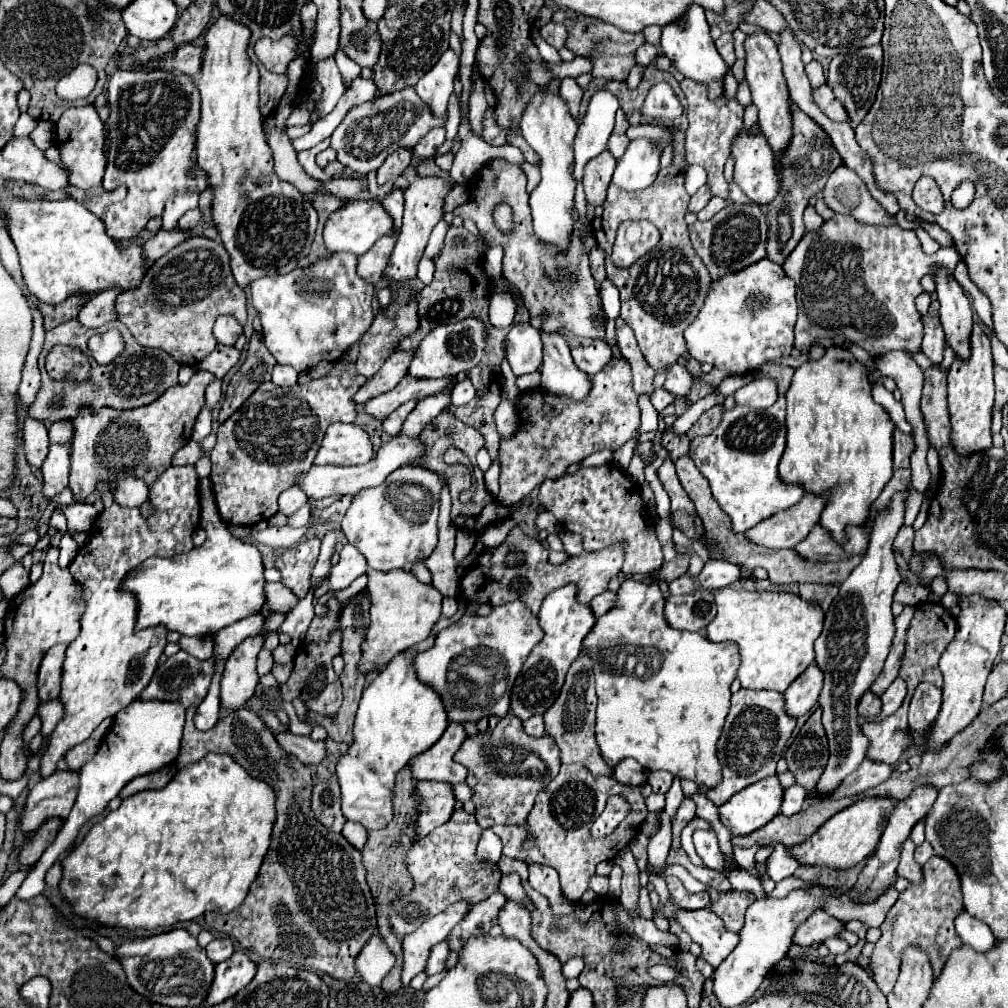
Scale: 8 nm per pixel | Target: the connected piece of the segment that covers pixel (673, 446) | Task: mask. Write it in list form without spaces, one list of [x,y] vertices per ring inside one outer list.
[[[668,426],[668,428],[664,430],[664,434],[662,434],[660,440],[664,440],[664,448],[668,450],[668,454],[670,454],[672,460],[678,460],[680,456],[688,454],[690,438],[688,438],[686,434],[680,434],[680,436],[678,436],[672,426]]]

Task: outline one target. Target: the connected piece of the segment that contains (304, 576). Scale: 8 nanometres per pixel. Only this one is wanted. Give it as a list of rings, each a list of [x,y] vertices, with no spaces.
[[[310,538],[306,542],[300,542],[292,548],[288,548],[284,554],[276,556],[274,566],[282,574],[282,584],[292,590],[298,600],[302,600],[310,590],[310,574],[318,560],[320,540]]]

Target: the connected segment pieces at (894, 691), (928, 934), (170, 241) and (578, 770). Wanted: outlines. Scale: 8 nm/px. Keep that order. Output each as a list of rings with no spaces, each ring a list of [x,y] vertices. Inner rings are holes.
[[[896,678],[890,684],[890,688],[880,696],[882,710],[880,710],[880,714],[872,722],[880,722],[880,720],[888,718],[890,714],[894,714],[898,710],[898,706],[904,702],[904,696],[906,696],[906,682],[902,678]]]
[[[932,856],[922,866],[922,882],[910,884],[896,900],[892,910],[888,912],[882,928],[882,938],[874,944],[872,956],[870,956],[870,972],[874,982],[884,994],[890,994],[898,972],[900,972],[900,952],[906,946],[920,946],[928,950],[930,962],[934,968],[934,976],[940,974],[944,962],[948,960],[948,954],[954,948],[960,948],[960,936],[954,930],[954,918],[962,912],[962,894],[960,894],[960,878],[956,876],[956,870],[952,870],[952,864],[944,858]]]
[[[160,230],[156,236],[152,236],[152,238],[146,240],[146,246],[144,246],[144,256],[146,258],[144,260],[148,260],[148,262],[158,260],[162,254],[166,254],[168,250],[172,250],[184,238],[186,238],[186,234],[180,232],[180,230],[174,230],[174,232]]]
[[[562,764],[560,774],[536,796],[536,804],[522,826],[495,826],[492,830],[502,840],[503,855],[527,864],[546,864],[554,868],[560,874],[564,896],[572,902],[578,902],[588,888],[588,880],[594,874],[596,866],[602,860],[614,858],[624,848],[624,844],[628,844],[632,836],[638,834],[640,822],[646,818],[646,814],[648,812],[644,806],[644,798],[640,794],[640,786],[624,786],[610,776],[594,778],[580,764]],[[612,794],[624,796],[630,802],[632,810],[610,836],[602,840],[592,840],[590,826],[604,810],[606,798]],[[526,838],[534,840],[532,848],[524,848]]]

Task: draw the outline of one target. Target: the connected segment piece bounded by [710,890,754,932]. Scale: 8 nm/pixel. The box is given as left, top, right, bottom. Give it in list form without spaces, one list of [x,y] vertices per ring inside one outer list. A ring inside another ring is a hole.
[[[734,890],[734,892],[720,894],[720,900],[712,902],[710,910],[724,920],[728,930],[738,932],[744,926],[744,910],[748,908],[750,902],[754,902],[752,892],[736,892]]]

